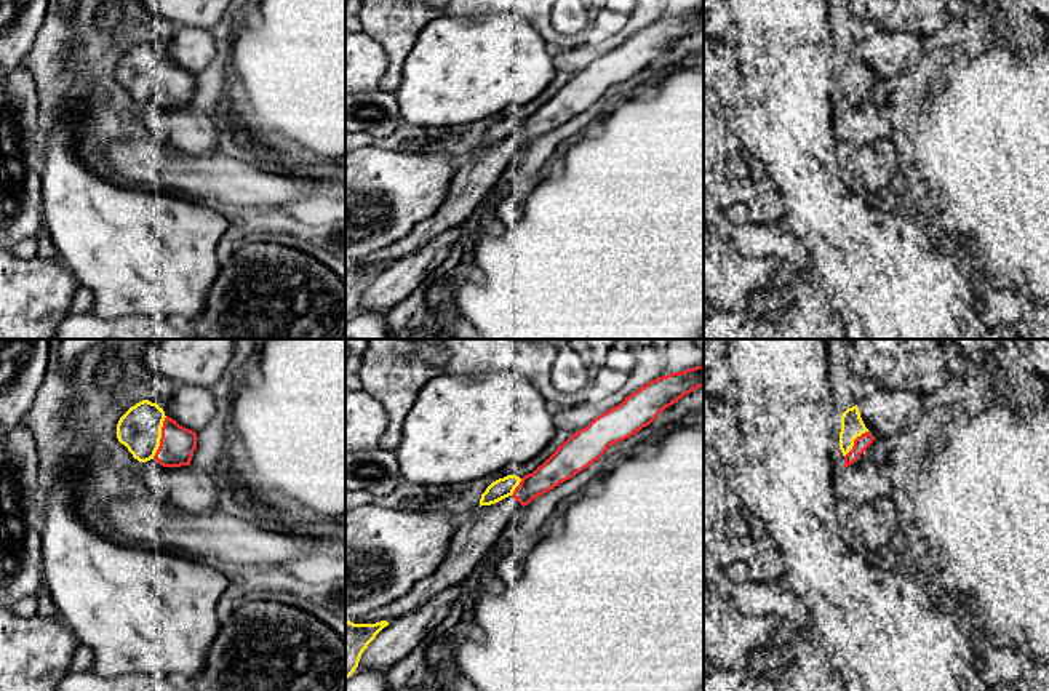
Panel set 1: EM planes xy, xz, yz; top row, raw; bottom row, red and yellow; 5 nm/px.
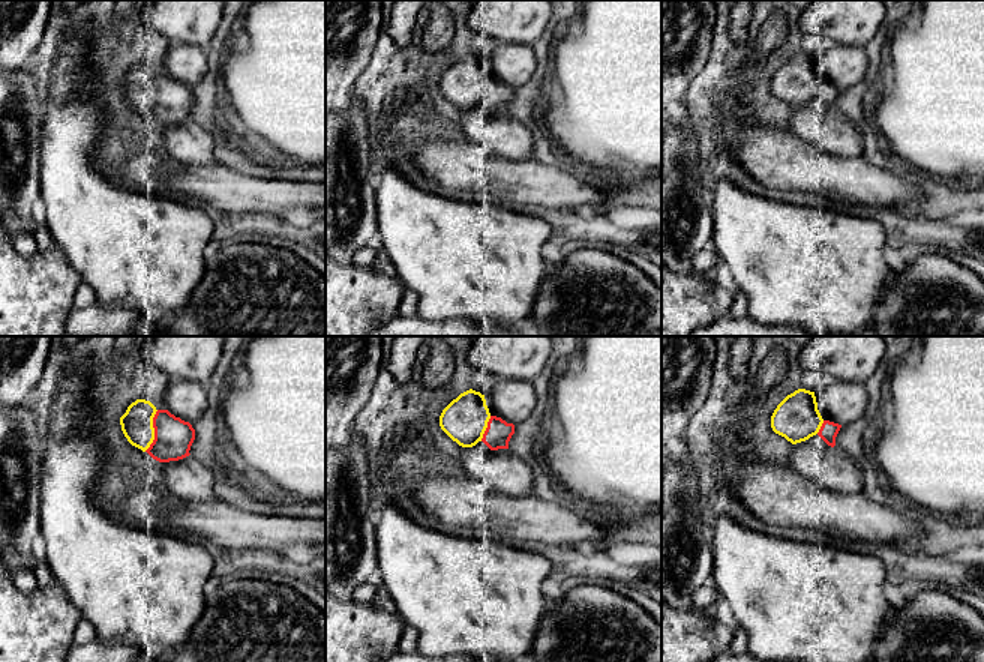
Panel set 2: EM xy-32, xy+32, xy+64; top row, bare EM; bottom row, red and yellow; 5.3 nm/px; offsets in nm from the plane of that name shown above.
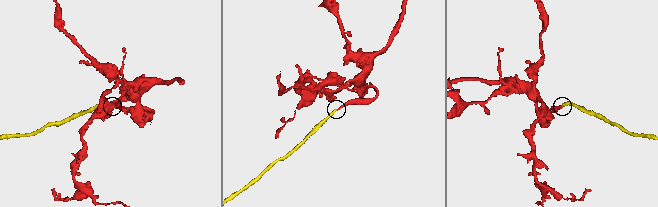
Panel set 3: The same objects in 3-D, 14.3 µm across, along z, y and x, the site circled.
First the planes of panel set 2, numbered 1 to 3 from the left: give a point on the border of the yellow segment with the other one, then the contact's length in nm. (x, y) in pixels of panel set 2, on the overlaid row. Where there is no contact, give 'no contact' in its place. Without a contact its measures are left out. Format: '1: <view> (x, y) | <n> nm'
1: xy-32 (155, 431) | 240 nm
2: xy+32 (486, 428) | 150 nm
3: xy+64 (821, 427) | 80 nm

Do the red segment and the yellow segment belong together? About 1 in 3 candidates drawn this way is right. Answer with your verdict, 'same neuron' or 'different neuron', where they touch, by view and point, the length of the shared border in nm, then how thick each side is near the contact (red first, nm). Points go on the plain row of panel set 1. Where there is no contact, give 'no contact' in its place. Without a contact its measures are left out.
same neuron | xy (162, 79) | 220 nm | 180/220 nm

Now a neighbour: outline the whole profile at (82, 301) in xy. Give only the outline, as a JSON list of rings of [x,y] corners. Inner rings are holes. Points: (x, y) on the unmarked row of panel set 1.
[[[80,286],[72,299],[70,315],[85,314],[91,310],[91,306],[93,306],[93,293]]]

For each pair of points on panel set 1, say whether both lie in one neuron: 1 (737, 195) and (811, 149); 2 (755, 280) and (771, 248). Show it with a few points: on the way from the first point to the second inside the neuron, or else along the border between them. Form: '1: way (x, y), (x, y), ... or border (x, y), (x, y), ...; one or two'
1: border (766, 175), (784, 211); two
2: border (733, 243), (745, 255), (774, 256), (803, 269); two

